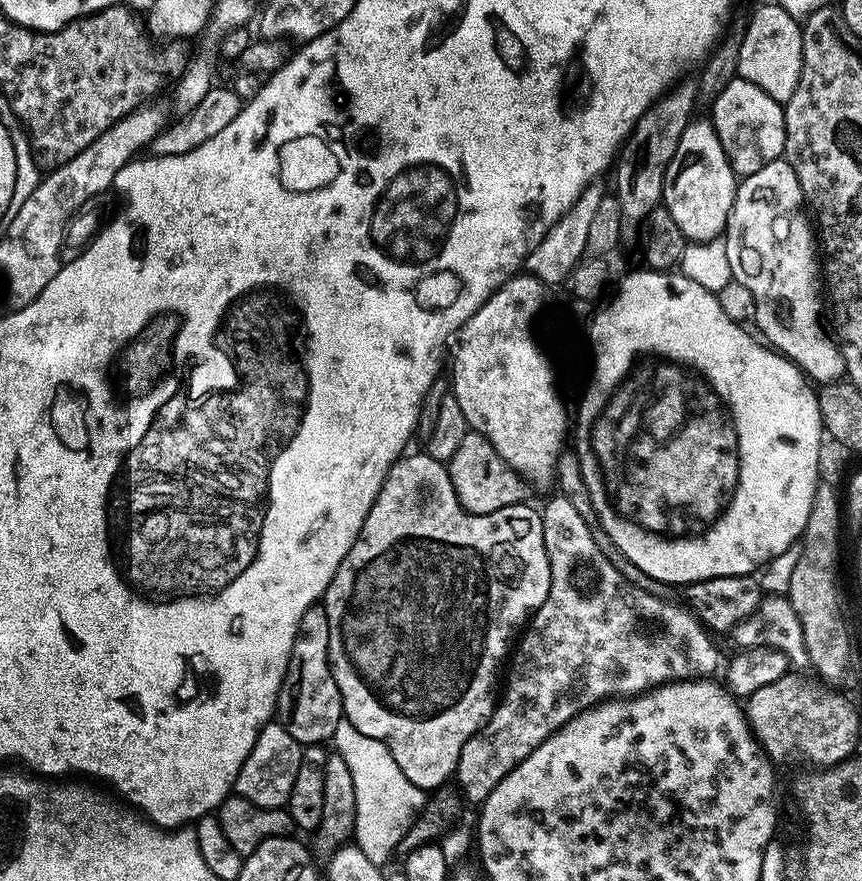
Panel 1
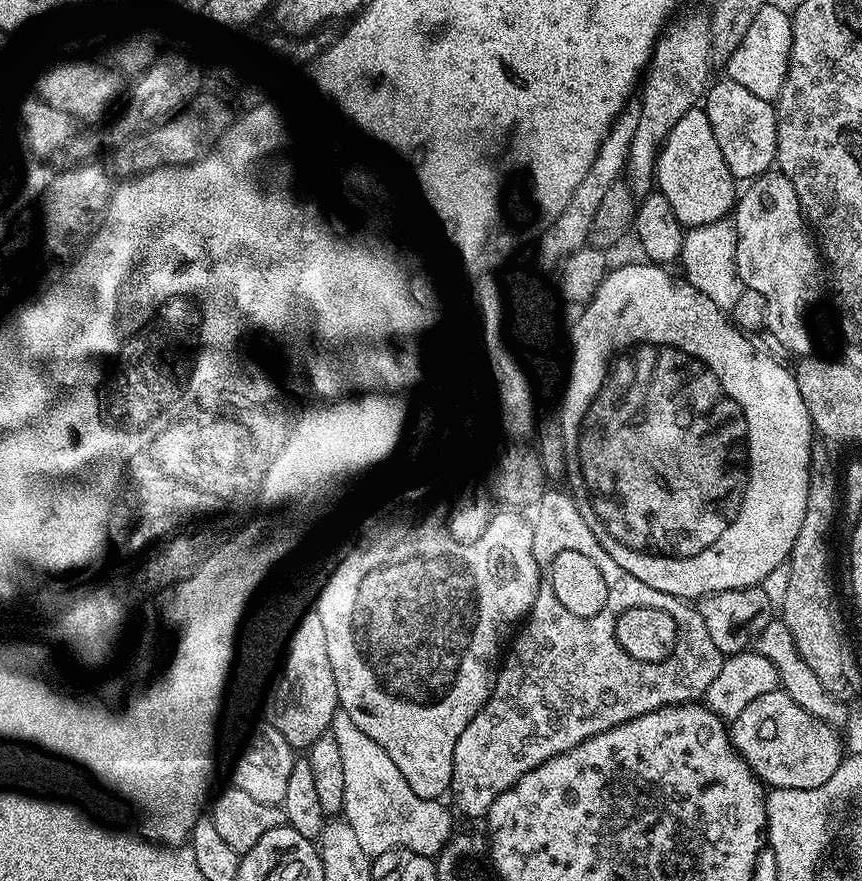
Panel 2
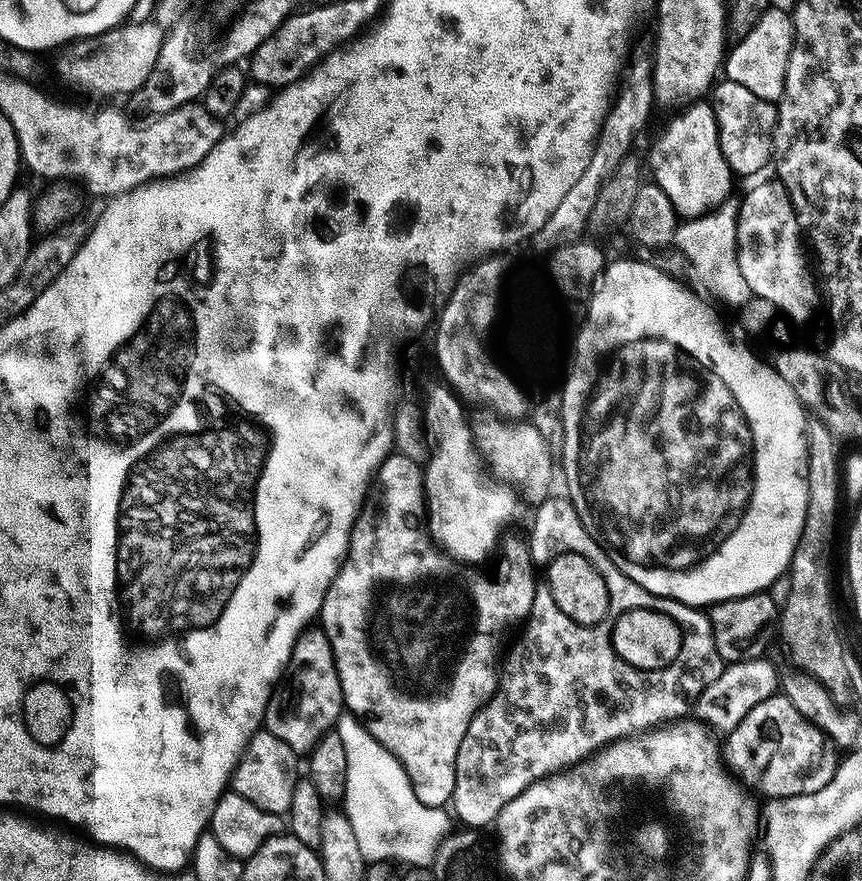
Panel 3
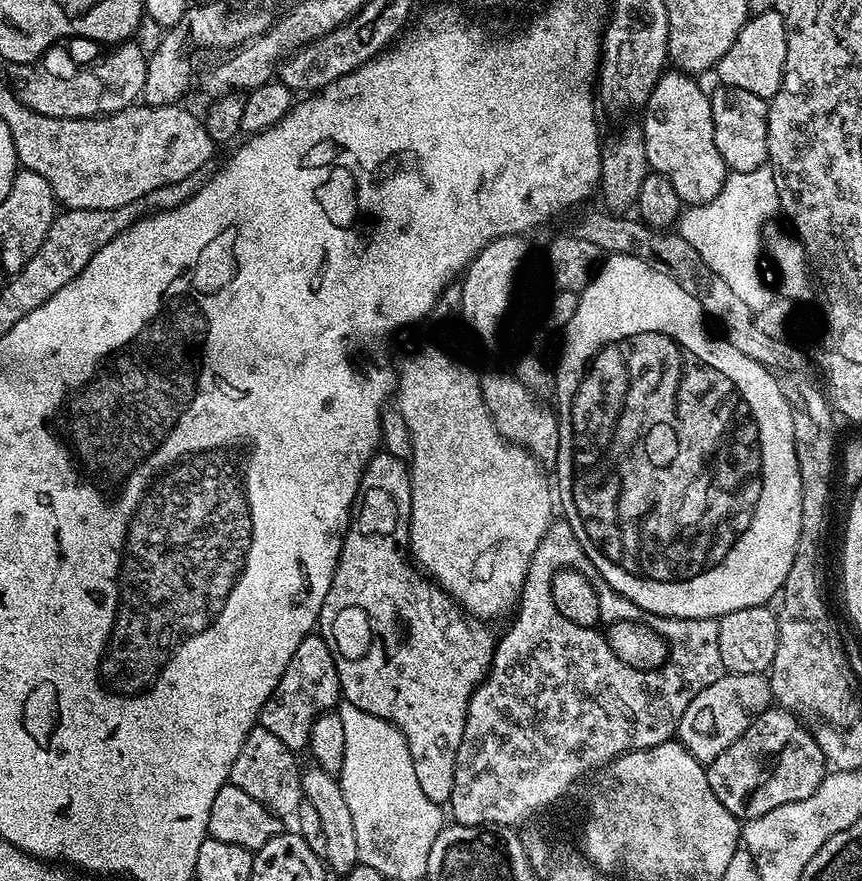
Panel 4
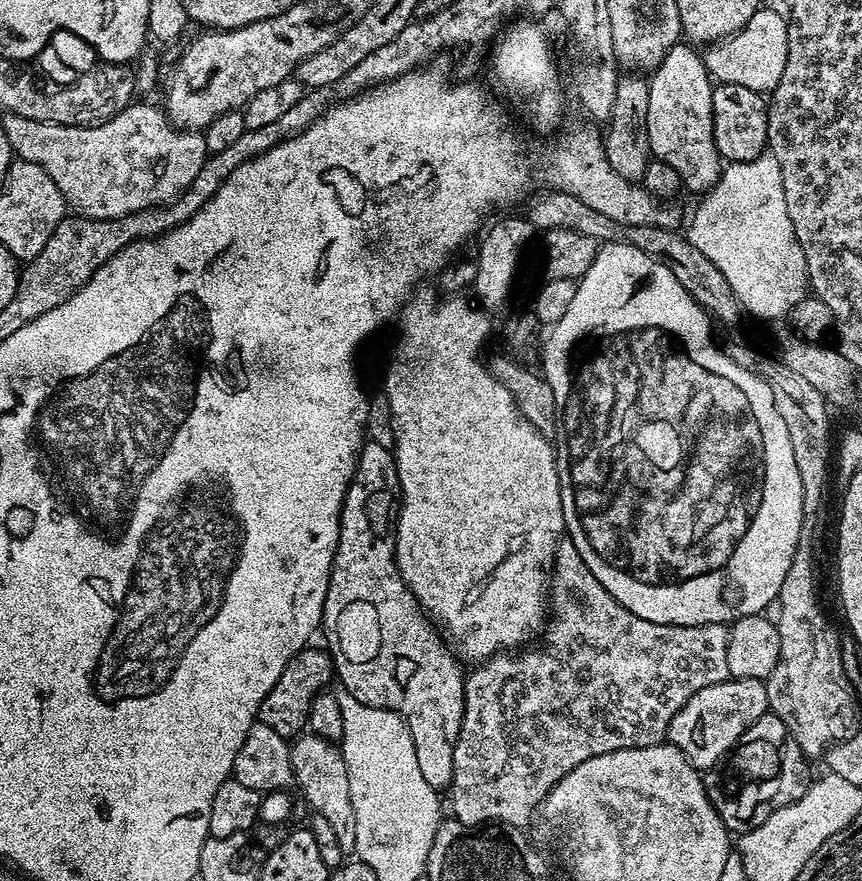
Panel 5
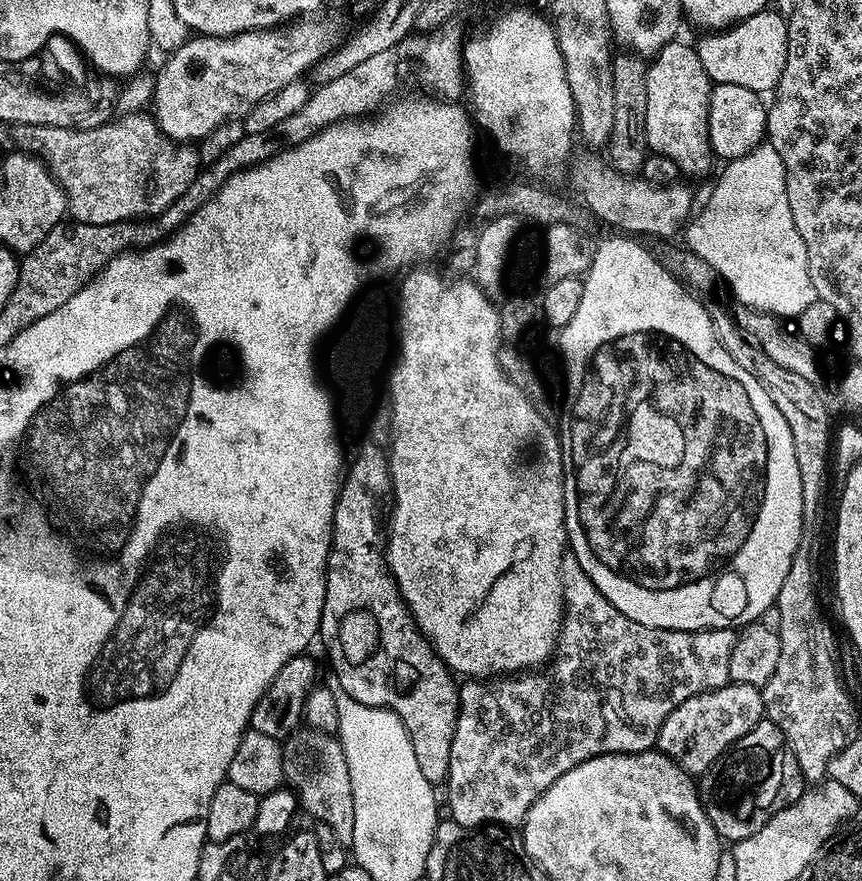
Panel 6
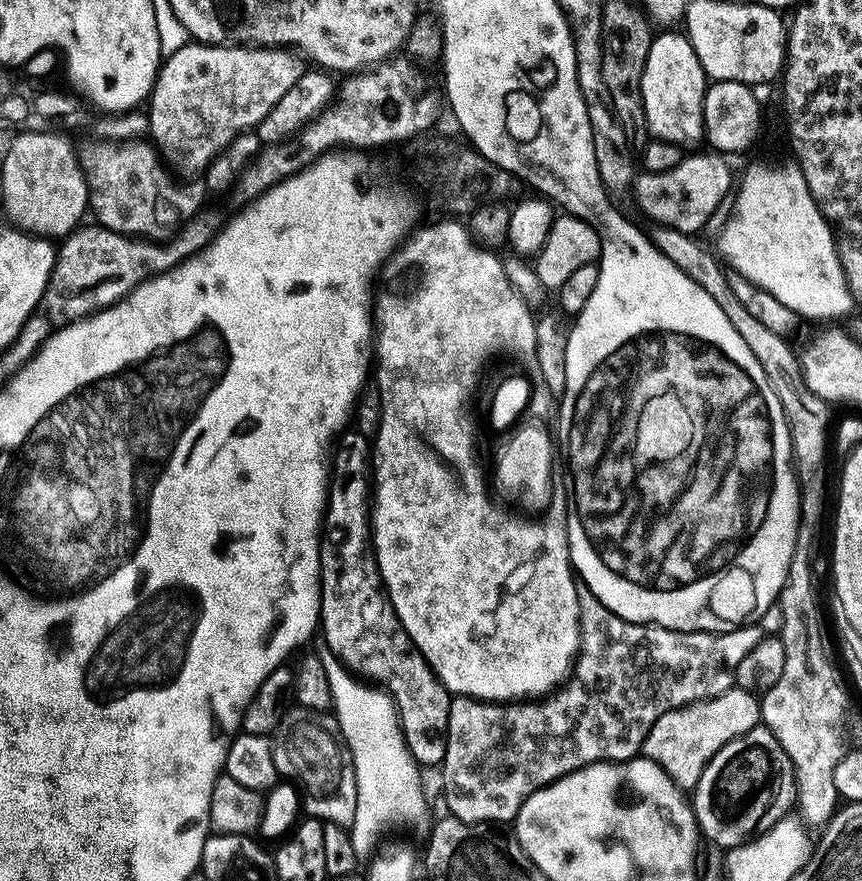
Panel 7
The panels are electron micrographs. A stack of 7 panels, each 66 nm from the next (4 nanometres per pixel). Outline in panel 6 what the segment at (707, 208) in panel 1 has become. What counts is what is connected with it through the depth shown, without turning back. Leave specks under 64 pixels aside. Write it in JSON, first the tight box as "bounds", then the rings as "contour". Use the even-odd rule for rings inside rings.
{"bounds":[644,42,714,174],"contour":[[[673,42],[666,45],[665,48],[660,49],[655,53],[654,59],[648,64],[648,77],[646,78],[646,114],[644,115],[644,133],[648,139],[649,149],[657,156],[665,156],[666,158],[674,158],[674,162],[680,168],[681,173],[688,174],[688,172],[704,172],[711,166],[714,161],[714,153],[712,150],[712,143],[708,137],[708,93],[710,91],[710,81],[706,70],[702,66],[702,62],[698,58],[695,47],[691,43],[680,44],[681,42]]]}

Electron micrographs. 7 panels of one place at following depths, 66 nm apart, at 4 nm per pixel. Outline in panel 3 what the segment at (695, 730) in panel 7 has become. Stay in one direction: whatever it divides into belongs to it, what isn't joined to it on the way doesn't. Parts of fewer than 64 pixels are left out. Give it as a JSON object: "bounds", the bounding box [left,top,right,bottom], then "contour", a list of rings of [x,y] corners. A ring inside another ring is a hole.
{"bounds":[694,659,782,734],"contour":[[[756,659],[739,660],[736,664],[727,665],[724,672],[718,674],[718,678],[714,678],[706,690],[702,690],[694,702],[694,716],[696,712],[695,719],[701,725],[707,726],[713,733],[727,734],[735,730],[738,722],[742,722],[742,718],[746,718],[746,714],[750,714],[758,702],[766,702],[766,698],[777,695],[782,680],[779,675],[776,677],[775,666],[768,660]]]}

